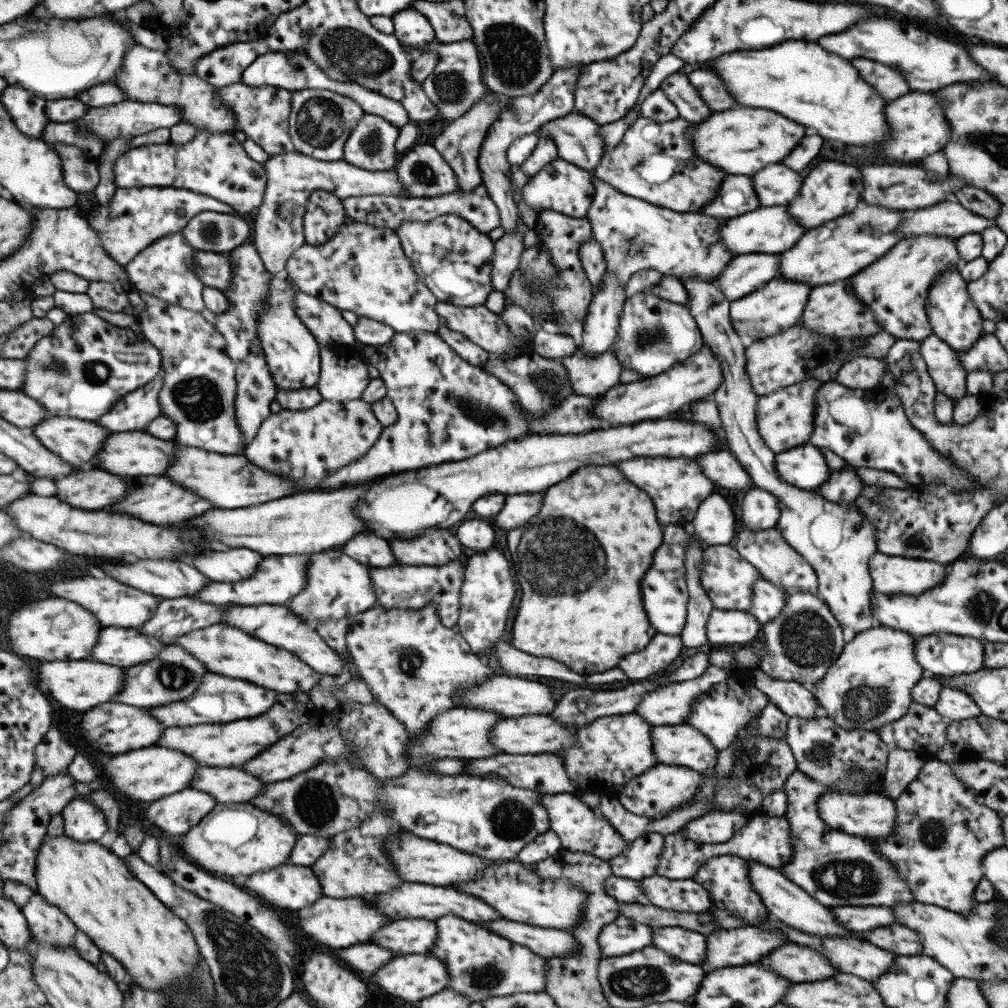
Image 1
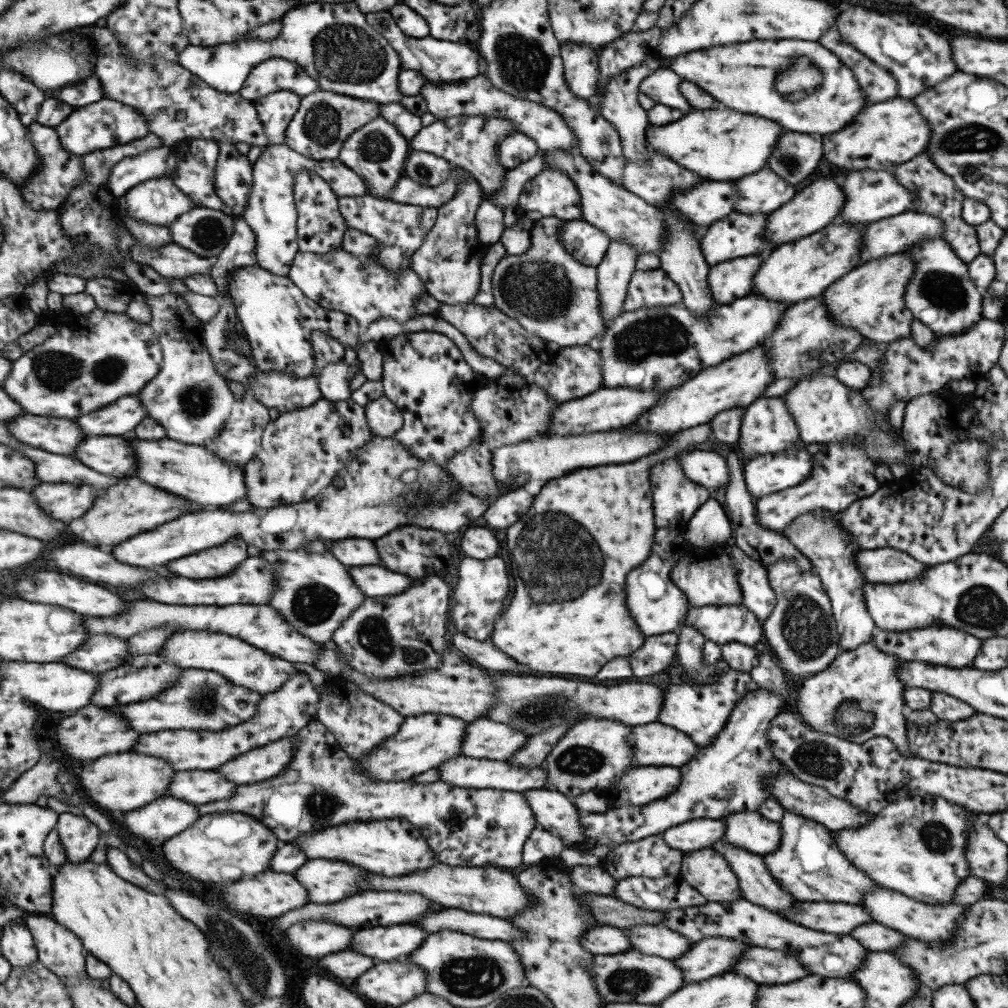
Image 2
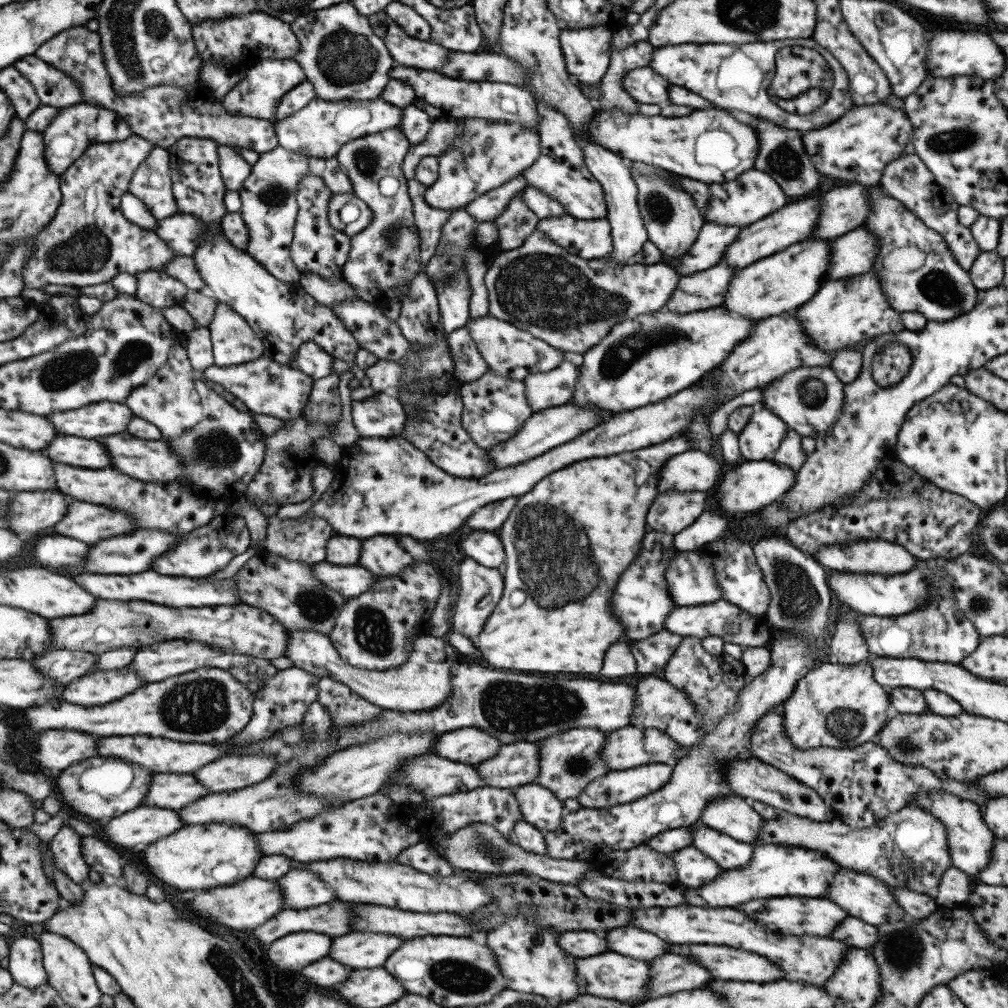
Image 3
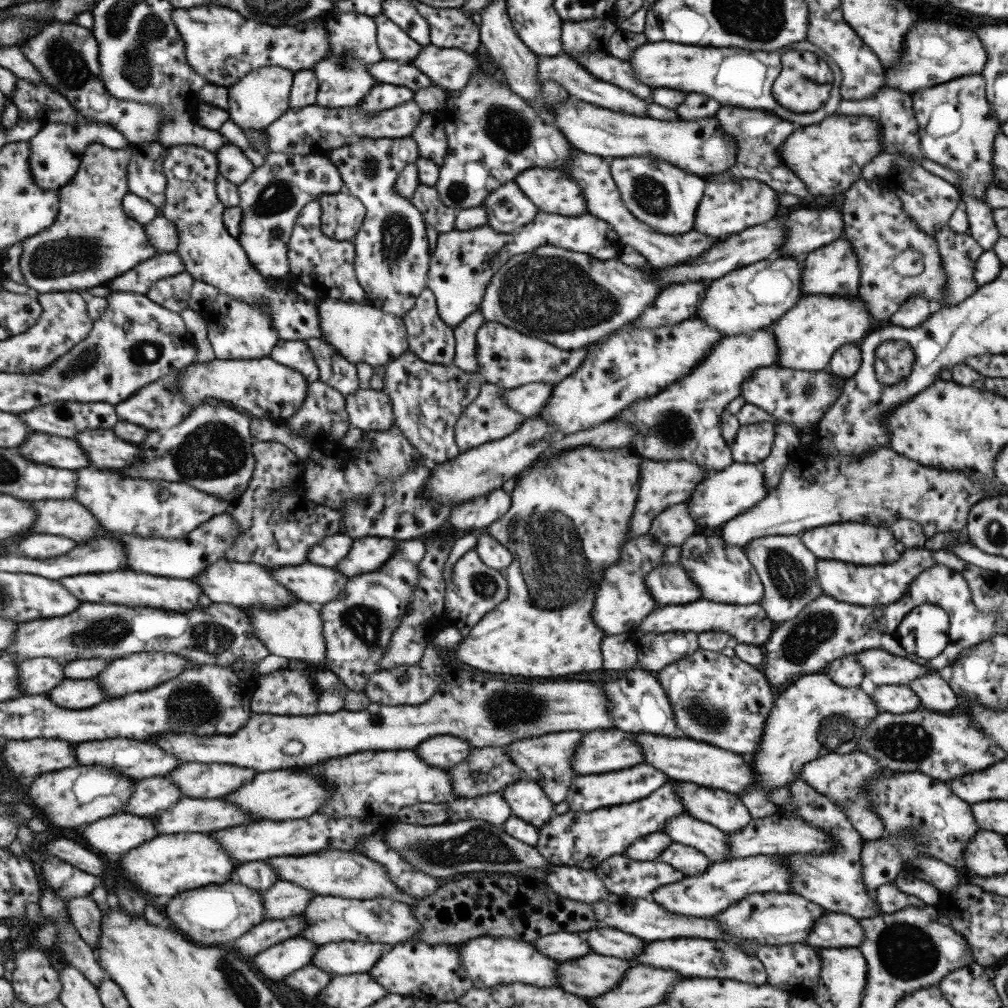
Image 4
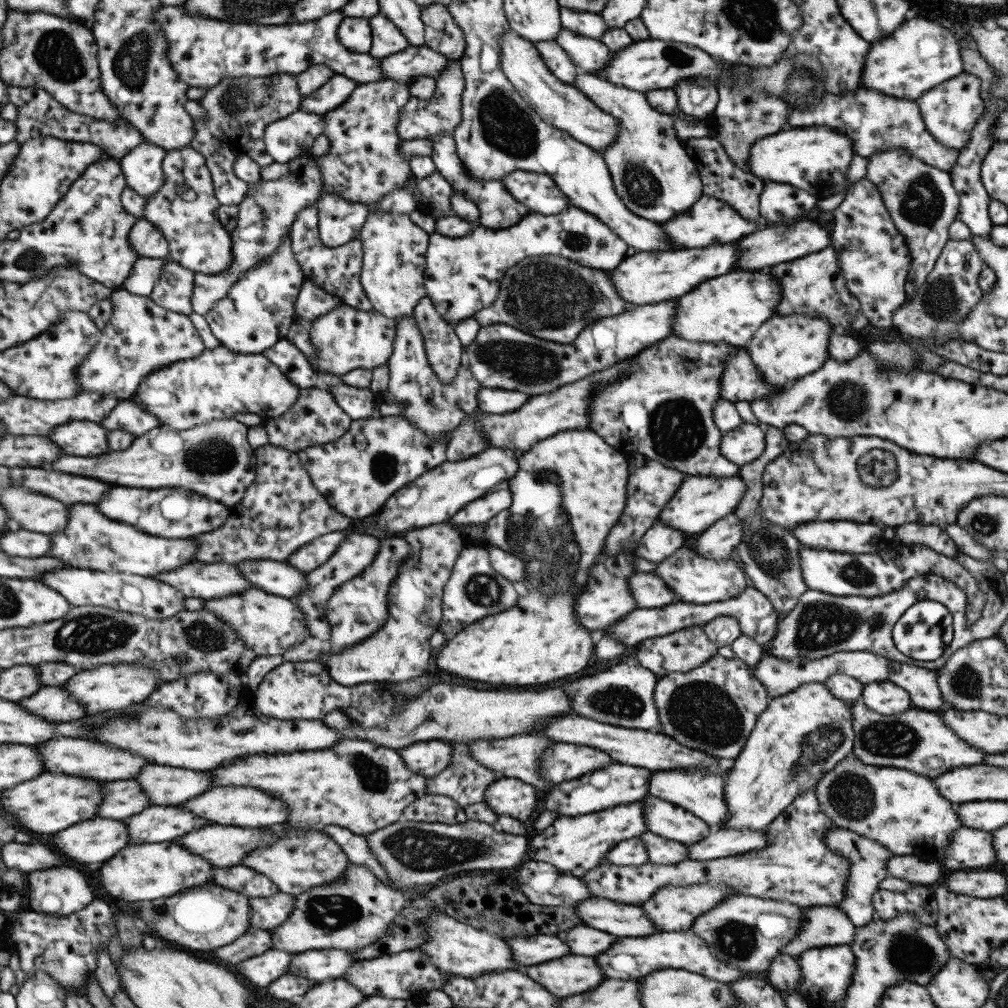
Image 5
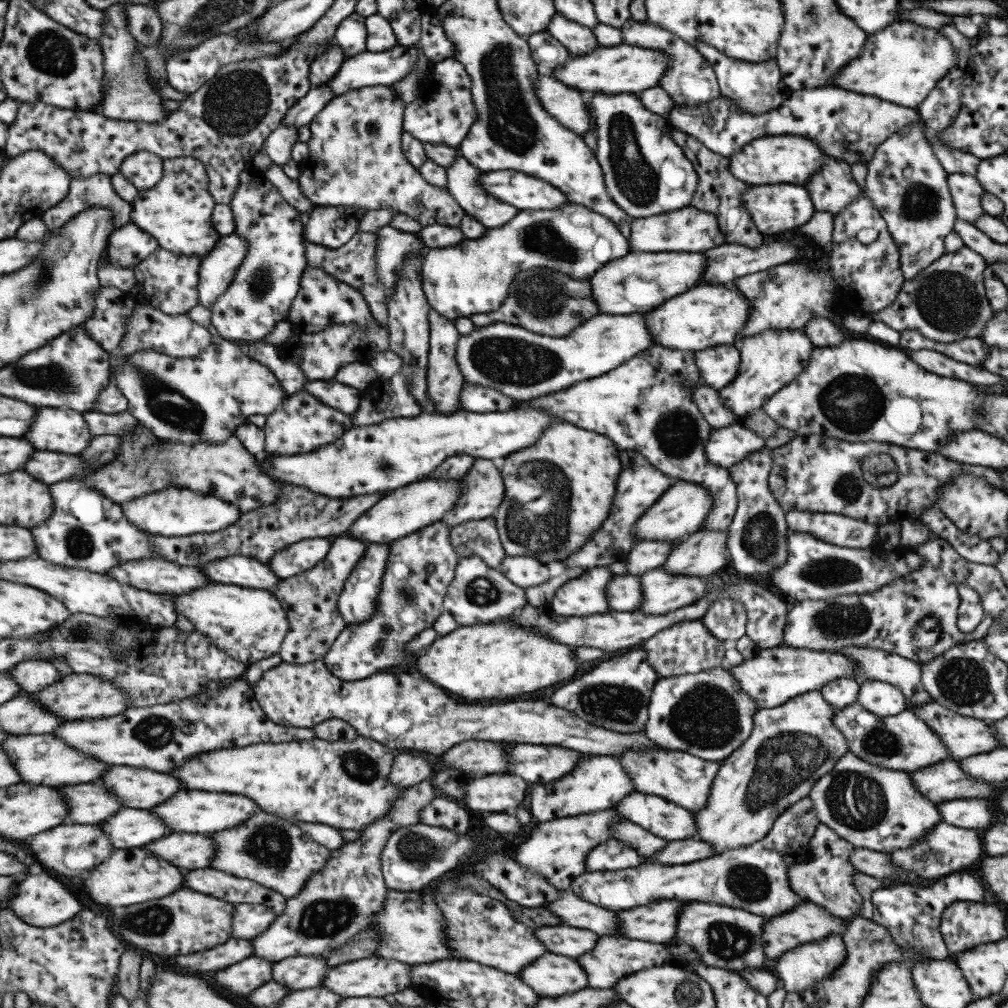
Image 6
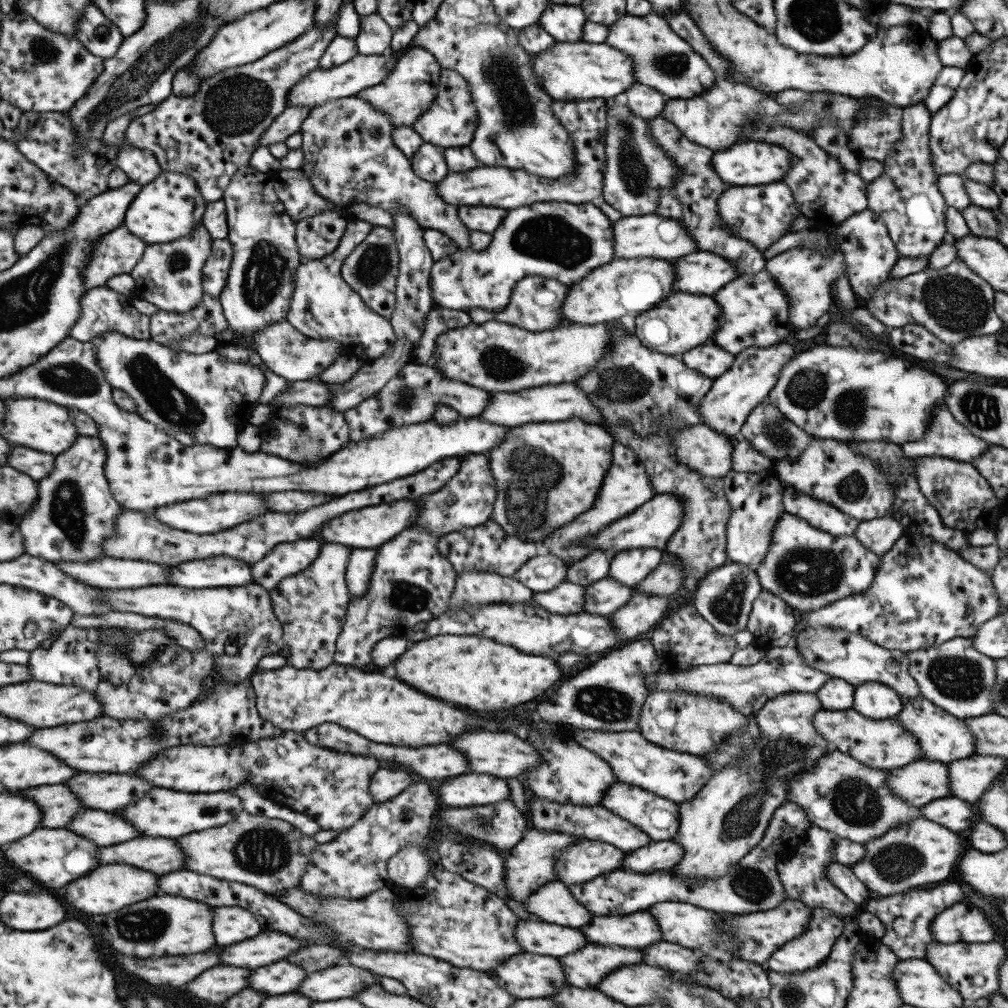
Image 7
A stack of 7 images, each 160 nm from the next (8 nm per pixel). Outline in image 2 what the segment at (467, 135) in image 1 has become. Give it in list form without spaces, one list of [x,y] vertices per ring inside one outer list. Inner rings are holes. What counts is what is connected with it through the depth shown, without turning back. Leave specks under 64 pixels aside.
[[[466,174],[454,197],[437,207],[433,226],[427,231],[419,248],[410,256],[409,264],[423,283],[424,290],[435,300],[448,305],[469,303],[479,286],[478,264],[488,245],[479,242],[474,216],[482,201],[482,191],[476,180]]]

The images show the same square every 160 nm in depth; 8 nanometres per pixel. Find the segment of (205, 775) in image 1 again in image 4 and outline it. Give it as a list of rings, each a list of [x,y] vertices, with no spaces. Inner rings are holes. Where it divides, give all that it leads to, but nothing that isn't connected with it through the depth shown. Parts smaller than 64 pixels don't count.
[[[155,777],[138,780],[122,812],[151,817],[158,811],[167,810],[181,797],[183,796],[179,789],[169,784],[167,778]]]

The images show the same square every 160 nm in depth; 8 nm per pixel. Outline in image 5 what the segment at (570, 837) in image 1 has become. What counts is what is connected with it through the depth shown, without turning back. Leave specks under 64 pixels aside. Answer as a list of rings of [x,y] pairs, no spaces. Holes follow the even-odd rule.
[[[497,776],[497,779],[485,788],[482,801],[495,814],[507,815],[525,823],[525,820],[535,812],[537,794],[534,786],[525,781]]]

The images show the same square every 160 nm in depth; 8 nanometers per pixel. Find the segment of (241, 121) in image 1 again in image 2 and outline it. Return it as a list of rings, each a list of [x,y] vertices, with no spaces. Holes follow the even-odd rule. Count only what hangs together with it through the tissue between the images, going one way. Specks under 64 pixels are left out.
[[[278,90],[254,100],[257,119],[262,122],[269,145],[284,143],[284,130],[298,109],[300,96],[288,90]]]

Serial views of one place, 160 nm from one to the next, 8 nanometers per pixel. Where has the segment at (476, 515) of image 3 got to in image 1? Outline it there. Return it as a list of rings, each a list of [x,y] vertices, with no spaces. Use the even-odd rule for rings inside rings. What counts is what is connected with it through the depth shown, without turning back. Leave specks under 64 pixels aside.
[[[541,494],[505,495],[502,509],[490,519],[499,528],[510,531],[523,526],[541,506]]]

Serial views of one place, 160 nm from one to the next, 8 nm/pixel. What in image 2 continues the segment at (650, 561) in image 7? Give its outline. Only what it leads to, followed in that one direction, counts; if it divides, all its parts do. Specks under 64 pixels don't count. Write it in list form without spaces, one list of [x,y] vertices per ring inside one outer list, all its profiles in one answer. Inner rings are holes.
[[[677,455],[675,458],[668,458],[650,466],[651,492],[653,492],[652,513],[656,528],[682,529],[699,506],[712,498],[712,491],[695,485],[683,474],[679,464],[673,464],[673,462],[678,462]]]

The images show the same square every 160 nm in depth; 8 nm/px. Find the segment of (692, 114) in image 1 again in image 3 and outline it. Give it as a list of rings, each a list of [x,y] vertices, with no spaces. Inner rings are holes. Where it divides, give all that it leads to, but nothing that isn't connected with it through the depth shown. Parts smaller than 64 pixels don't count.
[[[648,66],[628,70],[621,77],[620,85],[637,103],[658,104],[660,107],[669,104],[667,82]]]

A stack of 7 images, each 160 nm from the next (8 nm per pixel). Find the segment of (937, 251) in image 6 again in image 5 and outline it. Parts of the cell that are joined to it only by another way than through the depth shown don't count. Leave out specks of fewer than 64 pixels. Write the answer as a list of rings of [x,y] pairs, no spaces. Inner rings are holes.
[[[893,149],[869,155],[864,177],[876,185],[883,206],[903,237],[911,257],[904,285],[904,293],[907,301],[910,301],[914,290],[924,284],[927,273],[947,242],[949,225],[958,213],[958,196],[950,174],[923,164],[921,160],[913,158],[909,151]]]

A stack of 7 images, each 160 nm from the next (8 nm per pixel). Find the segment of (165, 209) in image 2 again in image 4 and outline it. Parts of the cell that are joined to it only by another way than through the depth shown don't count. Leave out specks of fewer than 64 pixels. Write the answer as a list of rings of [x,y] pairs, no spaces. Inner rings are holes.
[[[138,142],[134,144],[134,153],[131,154],[129,164],[126,166],[126,186],[128,192],[139,195],[139,198],[147,199],[157,210],[163,204],[166,178],[163,174],[162,160],[166,154],[166,148],[159,142]]]

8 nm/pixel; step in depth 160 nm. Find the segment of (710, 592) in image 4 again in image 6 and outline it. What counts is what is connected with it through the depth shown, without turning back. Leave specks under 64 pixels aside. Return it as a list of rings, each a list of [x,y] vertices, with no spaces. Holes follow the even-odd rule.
[[[658,566],[639,576],[642,599],[636,608],[643,614],[667,614],[705,596],[704,577],[666,574]]]

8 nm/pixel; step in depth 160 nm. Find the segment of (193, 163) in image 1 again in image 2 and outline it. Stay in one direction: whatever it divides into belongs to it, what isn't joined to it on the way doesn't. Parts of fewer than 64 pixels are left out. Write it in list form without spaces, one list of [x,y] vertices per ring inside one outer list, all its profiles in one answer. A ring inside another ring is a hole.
[[[217,142],[219,153],[214,168],[214,189],[219,200],[227,206],[232,216],[241,216],[246,205],[247,193],[252,181],[252,164],[229,142]],[[163,145],[147,153],[121,160],[110,173],[108,190],[111,190],[111,195],[114,197],[123,196],[127,190],[148,178],[170,178],[175,161],[171,148]]]

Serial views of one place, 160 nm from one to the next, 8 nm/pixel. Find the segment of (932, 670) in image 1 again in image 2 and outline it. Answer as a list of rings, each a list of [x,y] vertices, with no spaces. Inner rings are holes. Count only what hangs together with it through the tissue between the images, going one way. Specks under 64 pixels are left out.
[[[927,626],[919,630],[907,630],[907,632],[887,632],[887,630],[875,629],[872,635],[872,643],[877,650],[885,654],[892,654],[902,660],[917,661],[951,668],[963,668],[971,666],[979,650],[982,639],[965,634],[951,626]]]

